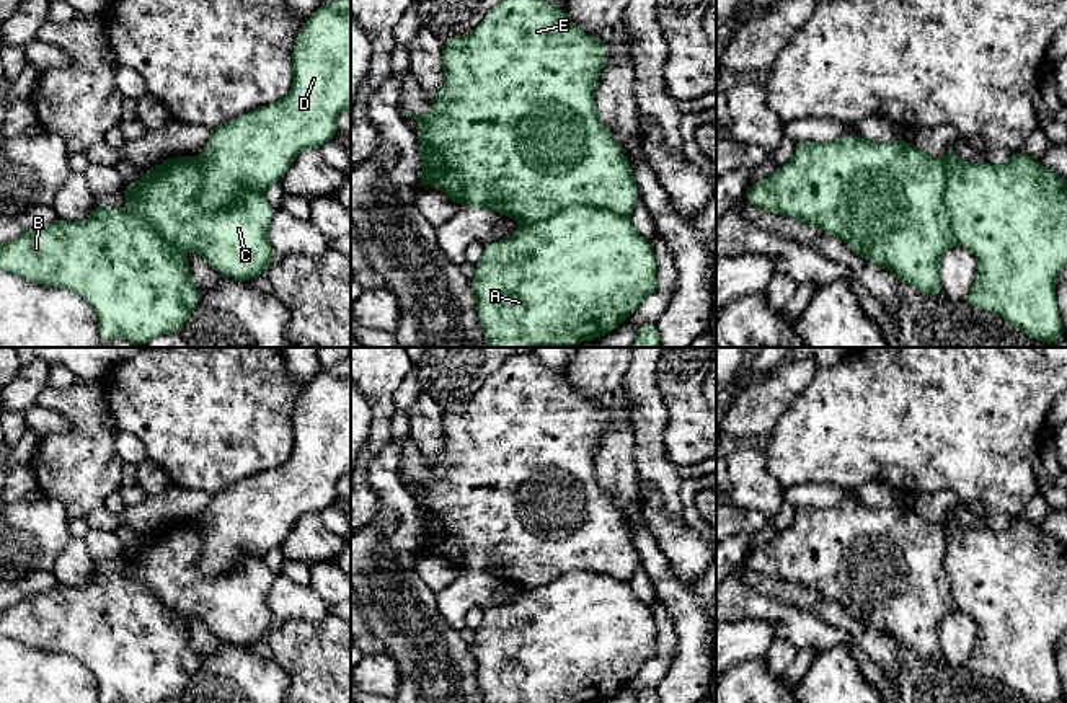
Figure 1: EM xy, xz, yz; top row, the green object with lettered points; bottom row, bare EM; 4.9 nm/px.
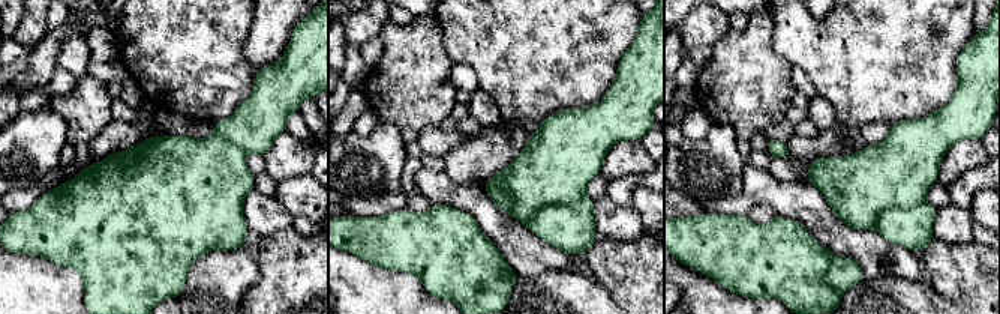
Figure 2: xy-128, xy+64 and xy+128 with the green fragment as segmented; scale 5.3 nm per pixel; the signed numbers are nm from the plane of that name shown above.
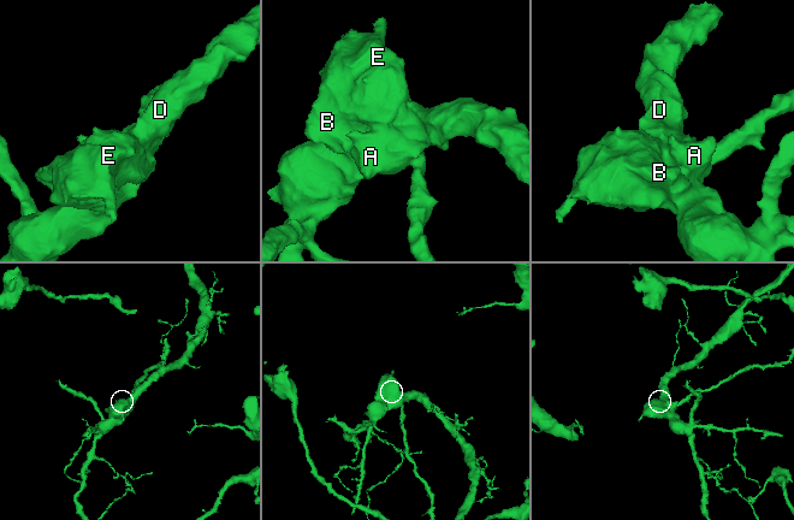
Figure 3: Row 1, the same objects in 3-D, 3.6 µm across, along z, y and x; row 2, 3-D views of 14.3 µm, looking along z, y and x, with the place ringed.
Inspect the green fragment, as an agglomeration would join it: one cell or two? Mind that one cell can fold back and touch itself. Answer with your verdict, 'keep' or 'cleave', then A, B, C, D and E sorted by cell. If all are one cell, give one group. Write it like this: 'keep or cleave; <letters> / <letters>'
cleave; A D / B C E

